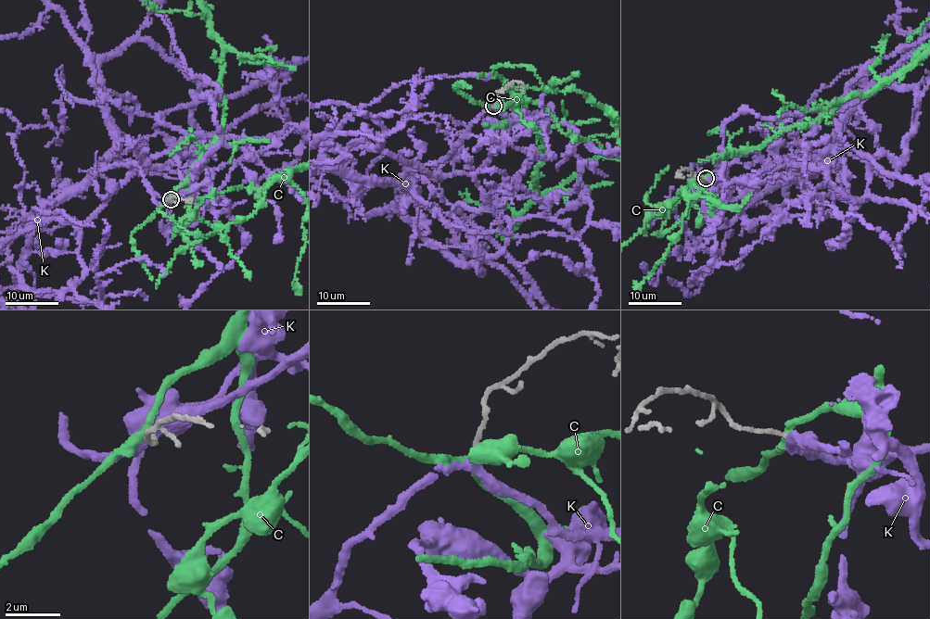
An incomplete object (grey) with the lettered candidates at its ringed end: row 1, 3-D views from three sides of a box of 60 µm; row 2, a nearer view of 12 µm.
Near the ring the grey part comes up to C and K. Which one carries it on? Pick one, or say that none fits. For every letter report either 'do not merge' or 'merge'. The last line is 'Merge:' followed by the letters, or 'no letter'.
C: do not merge
K: merge
Merge: K

